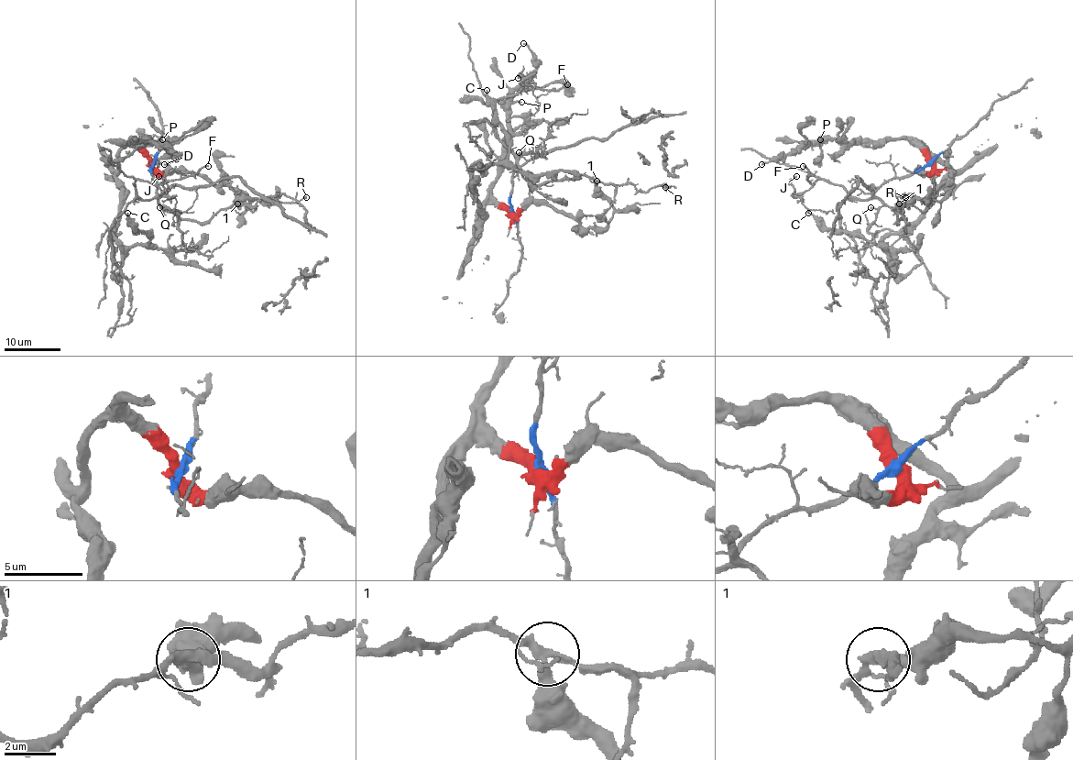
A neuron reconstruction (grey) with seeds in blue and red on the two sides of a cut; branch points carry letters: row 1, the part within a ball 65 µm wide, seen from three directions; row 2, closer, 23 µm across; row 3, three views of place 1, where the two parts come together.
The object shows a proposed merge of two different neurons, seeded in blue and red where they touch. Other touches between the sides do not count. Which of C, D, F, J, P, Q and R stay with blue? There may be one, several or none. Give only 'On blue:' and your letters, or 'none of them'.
On blue: F, J, Q, R

